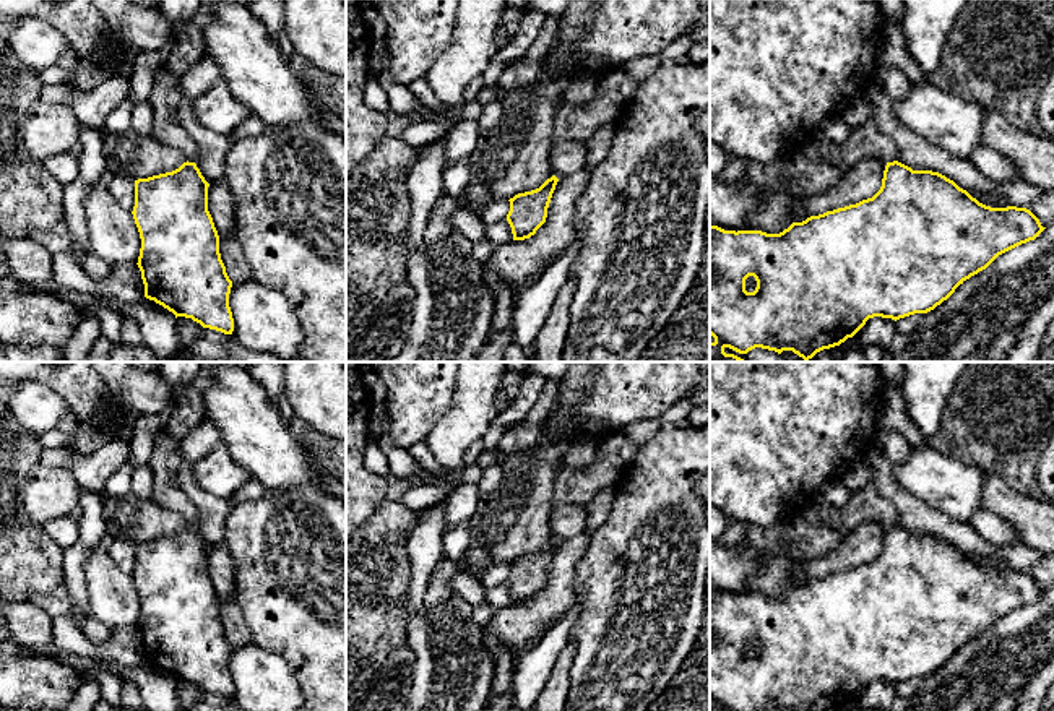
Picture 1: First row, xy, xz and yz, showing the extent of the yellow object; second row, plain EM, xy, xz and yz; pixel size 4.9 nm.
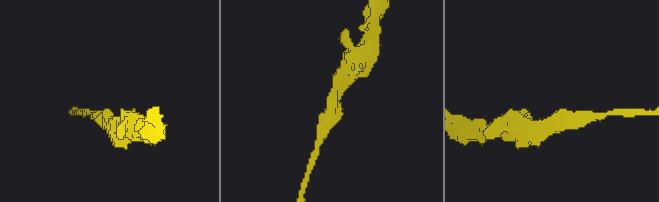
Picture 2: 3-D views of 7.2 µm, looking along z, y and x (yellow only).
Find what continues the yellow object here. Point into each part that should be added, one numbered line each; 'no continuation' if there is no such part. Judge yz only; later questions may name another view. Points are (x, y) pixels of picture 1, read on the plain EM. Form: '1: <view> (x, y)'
no continuation

